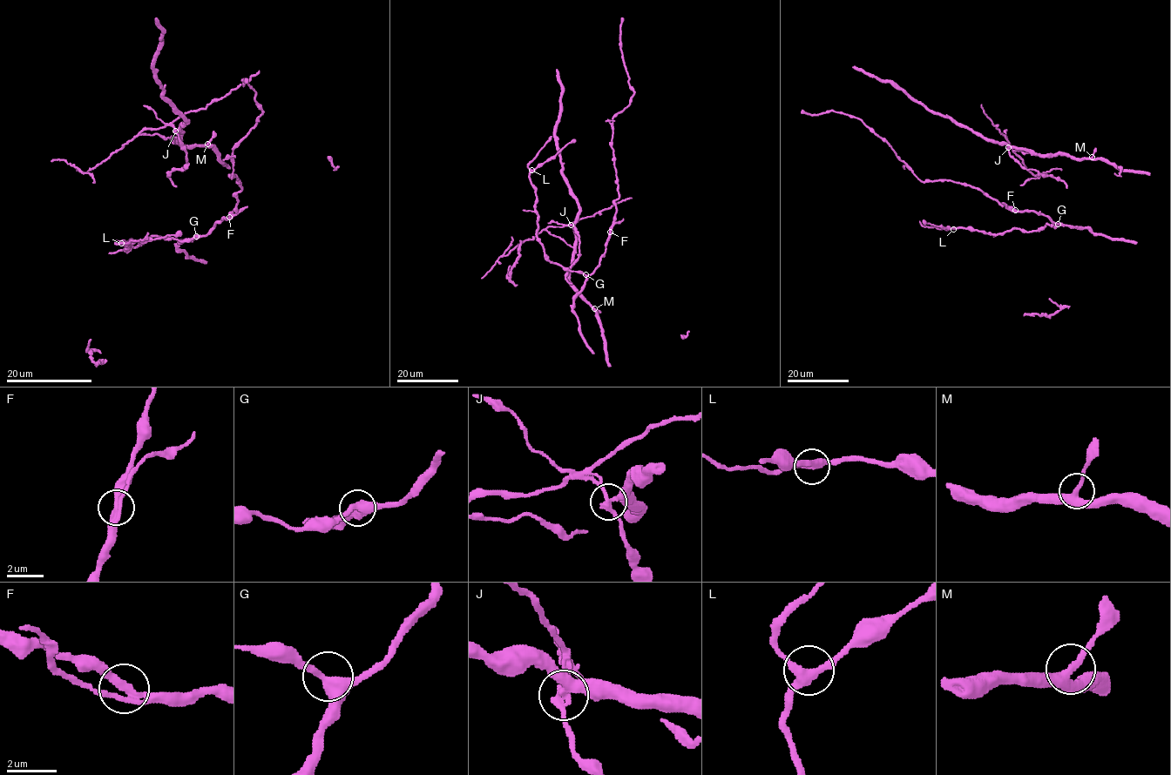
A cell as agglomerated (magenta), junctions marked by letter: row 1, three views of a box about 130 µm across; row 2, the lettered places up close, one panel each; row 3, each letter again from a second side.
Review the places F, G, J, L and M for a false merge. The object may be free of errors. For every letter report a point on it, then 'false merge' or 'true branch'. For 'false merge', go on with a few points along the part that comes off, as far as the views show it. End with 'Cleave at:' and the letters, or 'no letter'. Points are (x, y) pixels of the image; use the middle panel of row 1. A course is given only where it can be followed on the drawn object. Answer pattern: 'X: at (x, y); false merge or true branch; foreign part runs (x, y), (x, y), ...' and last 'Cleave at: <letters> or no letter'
F: at (610, 232); true branch
G: at (585, 274); true branch
J: at (571, 225); false merge; foreign part runs (571, 225), (543, 229), (531, 239), (525, 239), (506, 254), (501, 255), (481, 278)
L: at (531, 170); true branch
M: at (594, 308); true branch
Cleave at: J

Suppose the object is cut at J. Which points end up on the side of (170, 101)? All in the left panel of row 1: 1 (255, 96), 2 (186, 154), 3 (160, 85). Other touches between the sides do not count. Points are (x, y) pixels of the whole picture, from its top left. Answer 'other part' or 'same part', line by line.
1: same part
2: other part
3: same part

